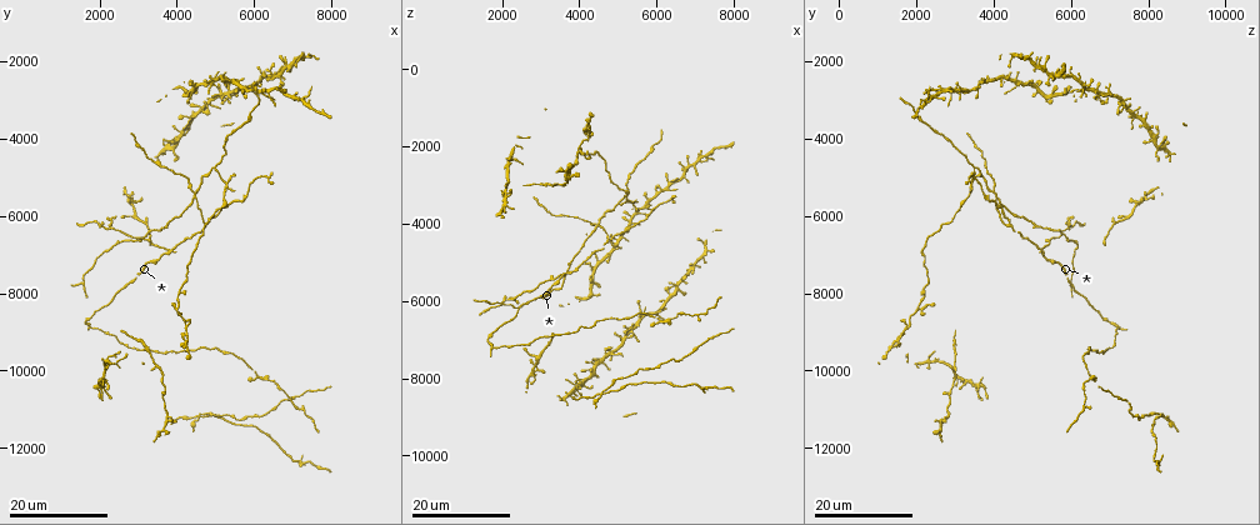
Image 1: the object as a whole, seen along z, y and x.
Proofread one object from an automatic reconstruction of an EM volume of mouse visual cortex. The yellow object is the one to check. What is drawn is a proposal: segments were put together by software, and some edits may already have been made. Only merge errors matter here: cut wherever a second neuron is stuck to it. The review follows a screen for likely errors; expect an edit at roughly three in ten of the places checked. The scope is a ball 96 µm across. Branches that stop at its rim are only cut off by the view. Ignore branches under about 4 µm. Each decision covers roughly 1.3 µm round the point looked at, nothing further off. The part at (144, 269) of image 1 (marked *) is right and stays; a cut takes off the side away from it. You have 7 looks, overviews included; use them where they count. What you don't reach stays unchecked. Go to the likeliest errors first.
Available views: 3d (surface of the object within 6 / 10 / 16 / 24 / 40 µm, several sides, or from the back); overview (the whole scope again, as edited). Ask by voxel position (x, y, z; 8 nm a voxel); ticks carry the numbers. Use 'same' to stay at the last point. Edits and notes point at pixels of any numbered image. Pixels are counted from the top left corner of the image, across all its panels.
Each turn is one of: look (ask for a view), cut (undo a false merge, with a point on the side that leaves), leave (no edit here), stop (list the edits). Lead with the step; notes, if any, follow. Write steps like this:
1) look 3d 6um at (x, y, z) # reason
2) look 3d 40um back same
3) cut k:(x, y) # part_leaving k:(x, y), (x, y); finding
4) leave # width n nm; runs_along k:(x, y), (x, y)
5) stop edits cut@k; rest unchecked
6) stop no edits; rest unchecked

look 3d 24um at (4550, 11100, 8350) # four-way junction

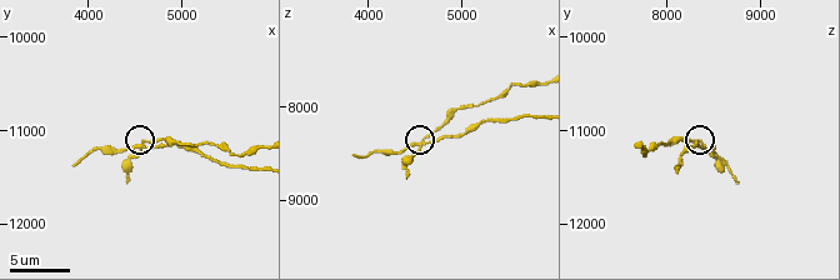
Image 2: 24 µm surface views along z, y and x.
look 3d 10um at (4600, 11200, 8400)

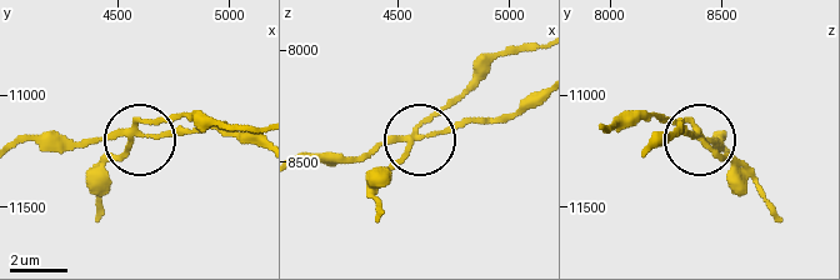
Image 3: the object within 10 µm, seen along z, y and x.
look 3d 10um back at (4580, 11160, 8390) # other side

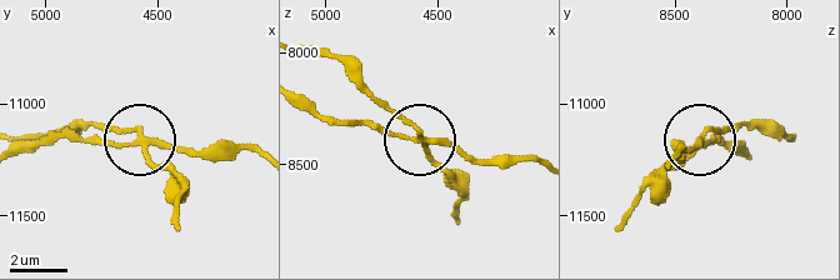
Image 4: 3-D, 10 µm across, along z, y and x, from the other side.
cut 4:(99, 141) # width 180 nm; two neurons meet here

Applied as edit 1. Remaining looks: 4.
look overview

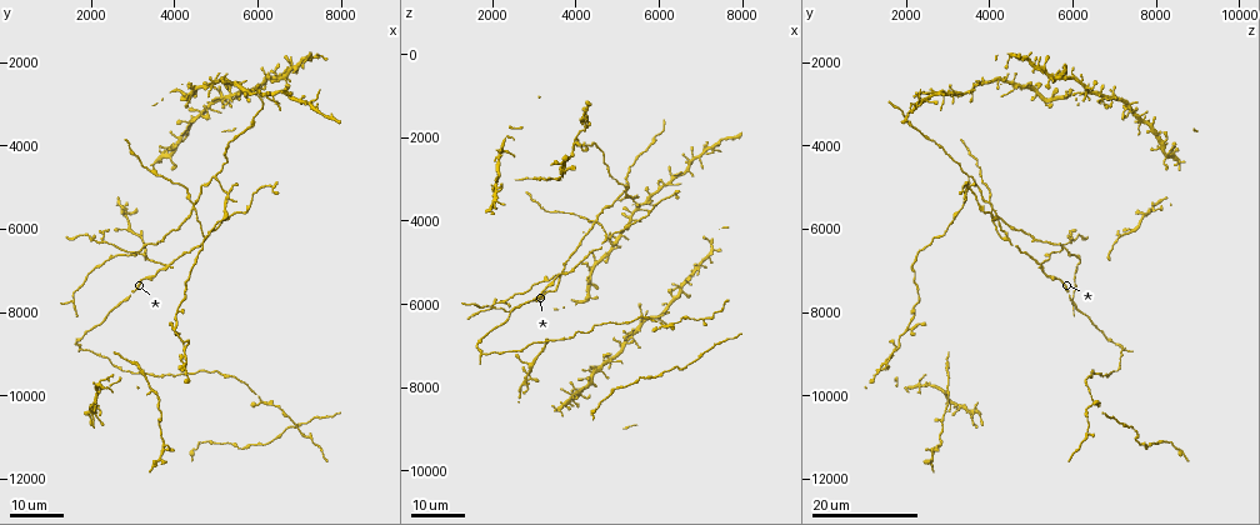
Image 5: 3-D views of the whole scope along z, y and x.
look 3d 24um at (3750, 6850, 5250) # two arms at a narrow angle

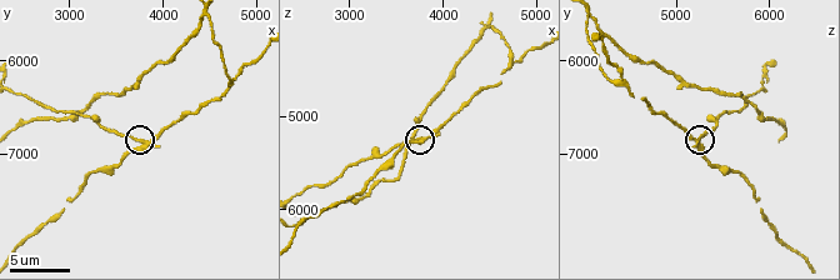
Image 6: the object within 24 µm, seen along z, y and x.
look 3d 6um same

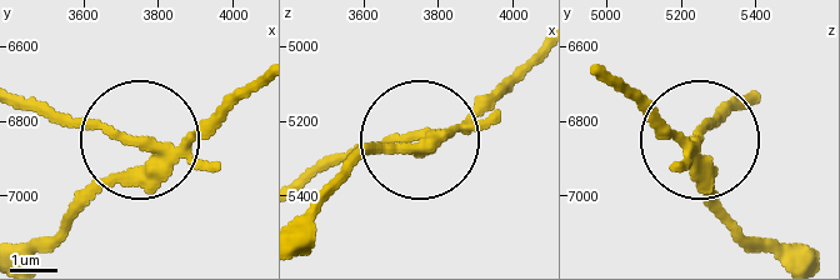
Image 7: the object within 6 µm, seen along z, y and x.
cut 7:(105, 133) # side_arm 24 um; part_leaving 7:(170, 153), (30, 109); a second neuron is stuck on

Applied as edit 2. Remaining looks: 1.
stop edits cut@4, cut@7; rest unchecked

